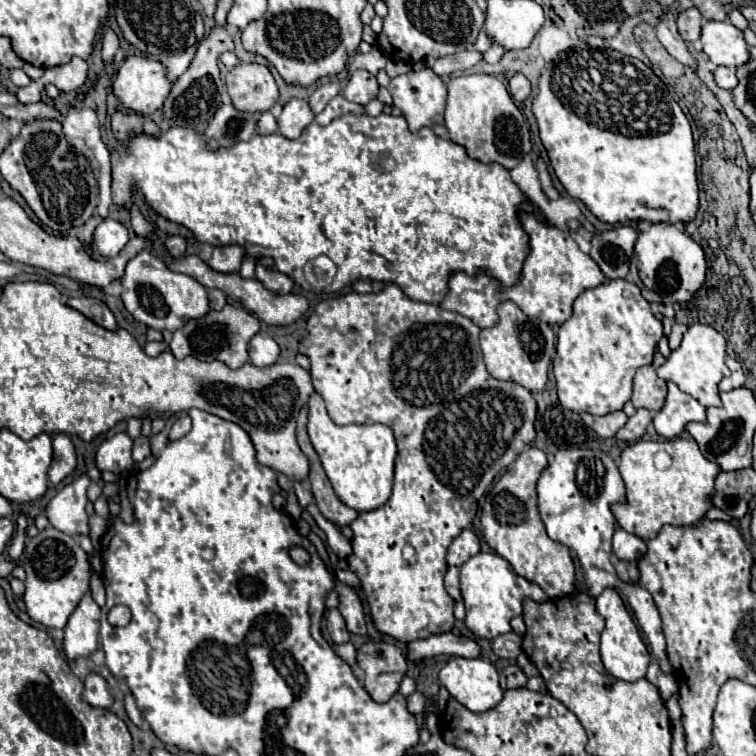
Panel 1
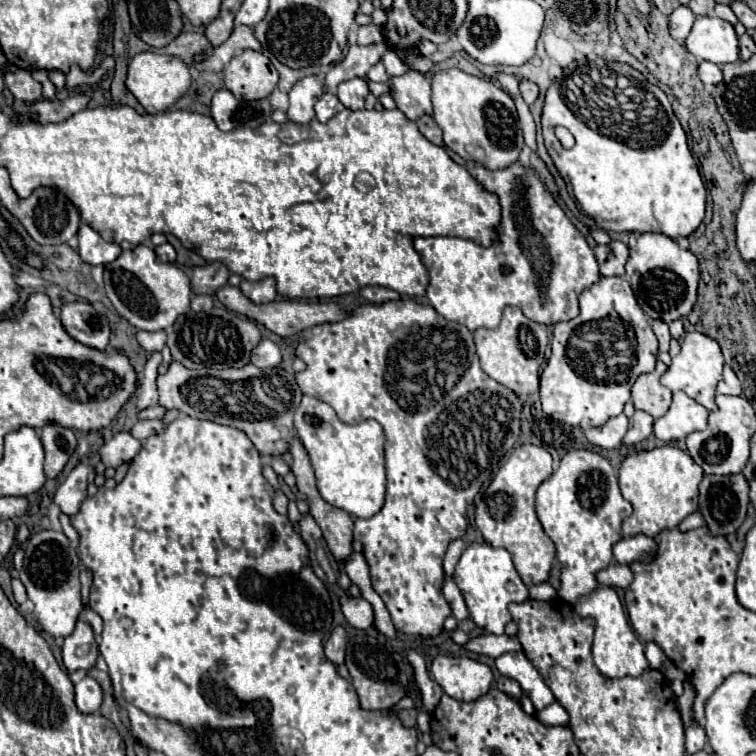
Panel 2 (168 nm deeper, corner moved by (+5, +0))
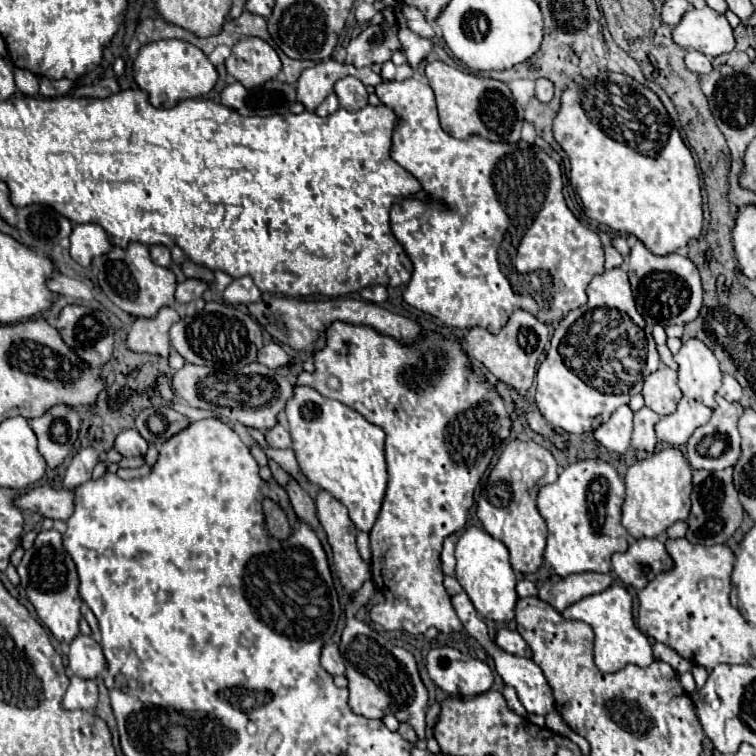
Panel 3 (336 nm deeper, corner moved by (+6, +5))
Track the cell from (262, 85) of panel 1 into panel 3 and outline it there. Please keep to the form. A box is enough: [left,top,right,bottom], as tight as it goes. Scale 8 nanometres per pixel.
[225,37,281,89]

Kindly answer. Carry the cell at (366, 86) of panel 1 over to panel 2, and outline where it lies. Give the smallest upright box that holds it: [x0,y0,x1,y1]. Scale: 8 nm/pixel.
[336,78,368,110]

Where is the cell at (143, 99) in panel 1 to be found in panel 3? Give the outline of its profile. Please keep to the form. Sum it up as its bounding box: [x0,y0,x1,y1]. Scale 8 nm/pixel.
[133,39,217,109]

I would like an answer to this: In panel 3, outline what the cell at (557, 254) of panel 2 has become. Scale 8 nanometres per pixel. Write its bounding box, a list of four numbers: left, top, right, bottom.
[375,77,603,333]

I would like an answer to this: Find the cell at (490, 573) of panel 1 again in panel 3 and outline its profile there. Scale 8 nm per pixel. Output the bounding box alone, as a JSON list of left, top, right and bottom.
[455,527,519,621]

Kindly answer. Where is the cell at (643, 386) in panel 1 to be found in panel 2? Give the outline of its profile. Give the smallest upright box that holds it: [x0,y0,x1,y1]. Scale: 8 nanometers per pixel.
[632,362,672,418]

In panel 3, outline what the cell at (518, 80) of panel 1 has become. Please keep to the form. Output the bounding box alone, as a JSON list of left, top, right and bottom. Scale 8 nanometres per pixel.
[535,79,553,101]

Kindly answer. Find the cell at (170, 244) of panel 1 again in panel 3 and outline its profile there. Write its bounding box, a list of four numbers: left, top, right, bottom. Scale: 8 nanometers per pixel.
[149,245,171,267]

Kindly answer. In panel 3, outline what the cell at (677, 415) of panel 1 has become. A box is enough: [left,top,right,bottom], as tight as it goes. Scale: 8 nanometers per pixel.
[655,397,711,447]

